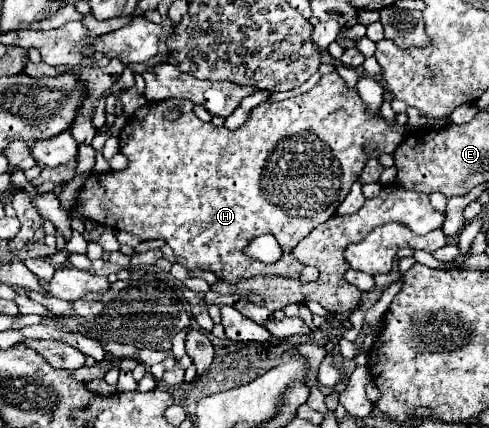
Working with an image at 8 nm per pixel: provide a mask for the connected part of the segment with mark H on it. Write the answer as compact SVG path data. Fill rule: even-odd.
M331 72L331 74L325 74L321 76L321 80L305 94L299 94L295 98L289 98L289 100L283 100L283 102L263 102L259 106L255 106L247 118L247 122L239 128L239 130L227 130L225 126L213 126L213 124L207 124L207 122L201 122L195 114L193 114L193 104L189 100L163 100L163 102L155 102L155 104L147 104L143 108L139 108L125 124L119 140L121 140L121 152L127 156L129 164L125 170L121 172L109 172L109 174L93 174L89 176L89 180L83 184L81 192L79 192L79 208L75 212L75 216L83 218L83 220L93 220L93 222L99 222L101 226L109 226L113 230L123 230L123 232L129 232L133 236L139 236L143 242L147 240L155 240L155 238L163 238L165 244L169 244L175 252L175 260L185 266L187 270L189 268L203 268L203 270L211 270L215 272L219 278L223 280L229 280L229 282L237 282L241 278L253 278L253 276L259 276L259 274L281 274L281 276L291 276L291 278L297 278L299 272L303 270L301 264L297 264L297 260L293 260L289 256L291 248L297 246L315 226L327 222L337 206L345 200L345 196L349 194L351 190L351 184L359 178L365 162L367 162L367 150L371 152L395 152L395 148L405 140L407 136L407 128L405 126L389 126L383 116L373 116L367 106L361 102L359 94L355 90L347 90L343 78L337 74L337 72ZM167 110L179 110L179 118L177 120L167 120L165 118L165 112ZM261 234L273 234L277 238L277 242L281 244L283 248L283 256L275 262L275 264L245 264L245 254L243 254L243 248L245 248L245 242L249 242L251 238L255 236L261 236Z

